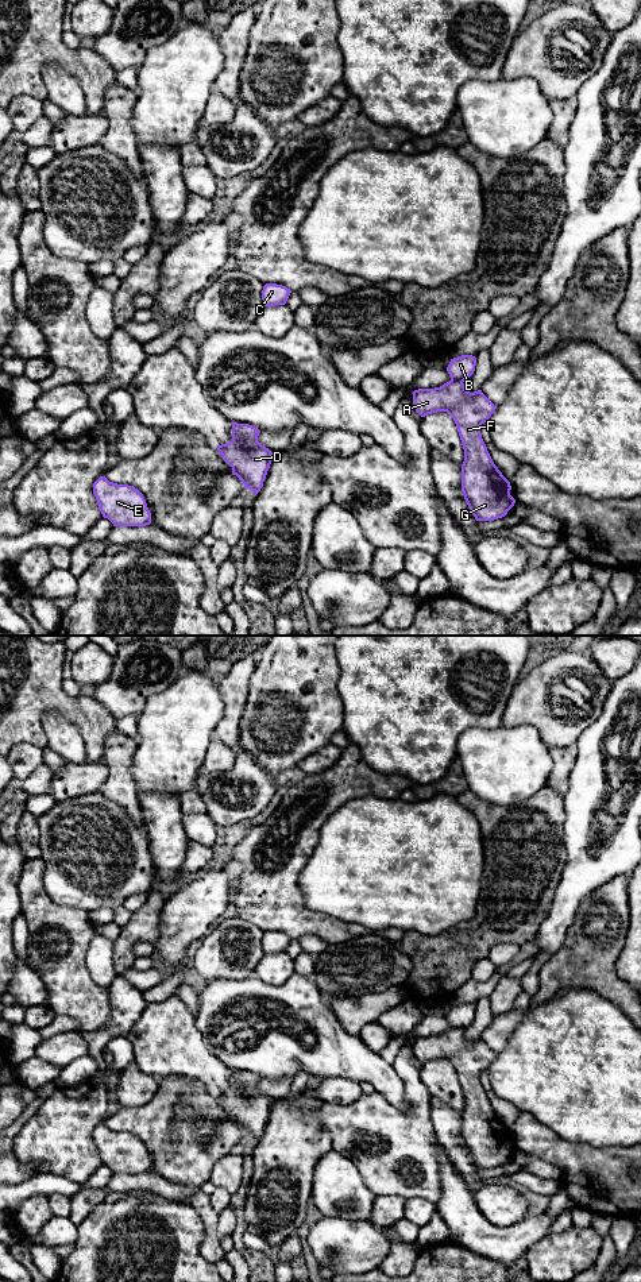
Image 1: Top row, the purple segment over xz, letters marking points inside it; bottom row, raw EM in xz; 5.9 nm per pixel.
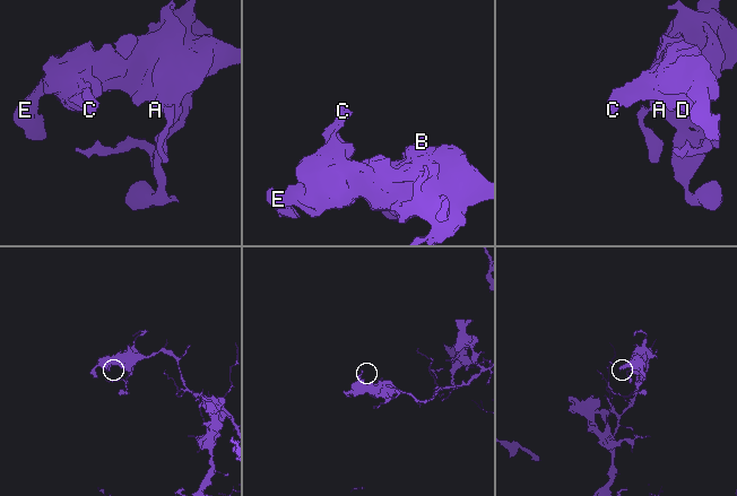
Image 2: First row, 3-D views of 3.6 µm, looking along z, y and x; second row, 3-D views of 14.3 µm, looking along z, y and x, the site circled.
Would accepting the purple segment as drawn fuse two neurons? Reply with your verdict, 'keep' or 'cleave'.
cleave

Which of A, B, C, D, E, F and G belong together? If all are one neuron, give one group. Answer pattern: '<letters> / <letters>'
A C D E F G / B

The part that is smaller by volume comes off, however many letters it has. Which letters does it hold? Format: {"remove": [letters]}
{"remove": ["B"]}

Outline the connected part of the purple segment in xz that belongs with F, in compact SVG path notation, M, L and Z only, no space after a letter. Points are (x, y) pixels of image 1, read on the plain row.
M453 1027L440 1035L414 1038L413 1054L421 1065L447 1059L453 1066L464 1097L462 1139L475 1167L505 1165L515 1147L510 1143L510 1130L494 1112L480 1081L480 1074L497 1054L482 1038L470 1040L463 1030Z

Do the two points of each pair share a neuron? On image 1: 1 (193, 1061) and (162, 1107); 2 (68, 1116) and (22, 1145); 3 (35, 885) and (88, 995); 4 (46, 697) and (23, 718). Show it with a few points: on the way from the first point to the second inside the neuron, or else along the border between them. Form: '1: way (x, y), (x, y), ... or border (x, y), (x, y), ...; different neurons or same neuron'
1: border (159, 1077), (170, 1074), (192, 1076), (211, 1091); different neurons
2: way (57, 1127), (47, 1136), (33, 1145); same neuron
3: way (50, 912), (70, 931), (74, 941), (74, 968); same neuron
4: way (41, 701), (29, 713); same neuron

